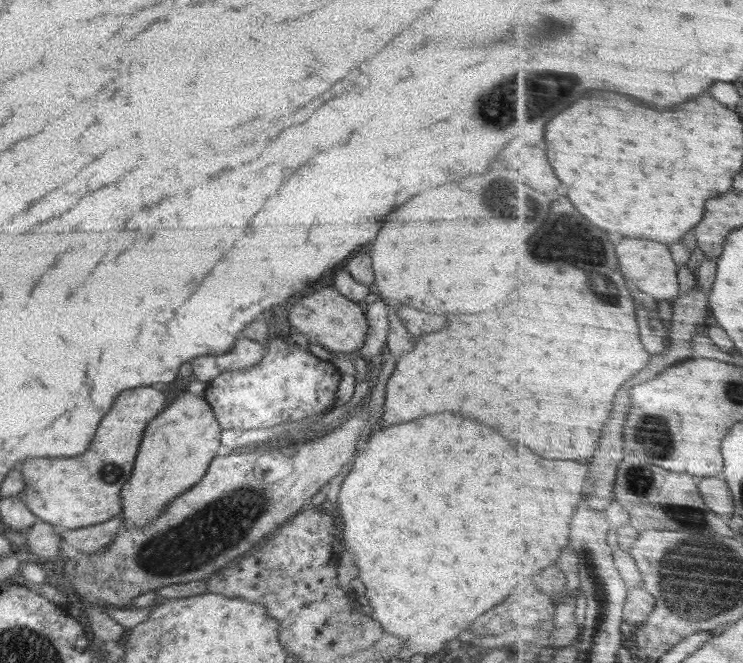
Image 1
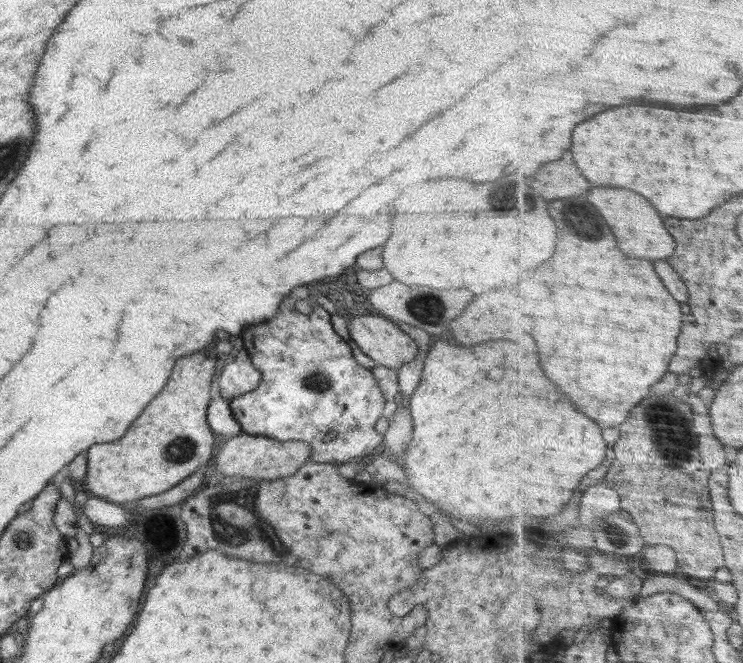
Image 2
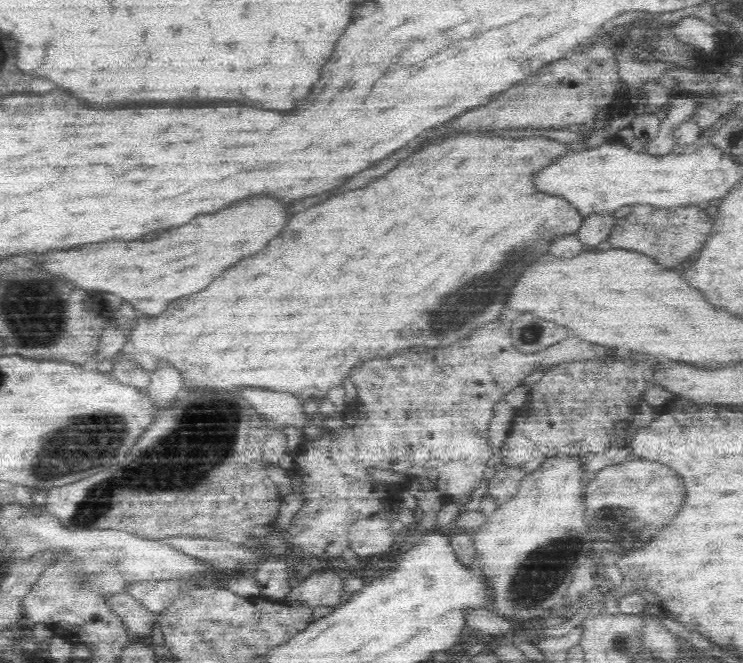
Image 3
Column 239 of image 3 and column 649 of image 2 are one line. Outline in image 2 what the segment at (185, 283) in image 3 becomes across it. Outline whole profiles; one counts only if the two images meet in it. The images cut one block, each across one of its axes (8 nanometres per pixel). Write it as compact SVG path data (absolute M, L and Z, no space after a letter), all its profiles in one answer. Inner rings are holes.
M596 188L590 192L588 198L592 200L592 204L598 206L598 210L606 216L606 220L610 220L610 226L618 236L622 250L630 258L668 260L677 252L677 239L665 225L665 218L662 220L662 214L642 194L632 190L618 190L618 188Z

